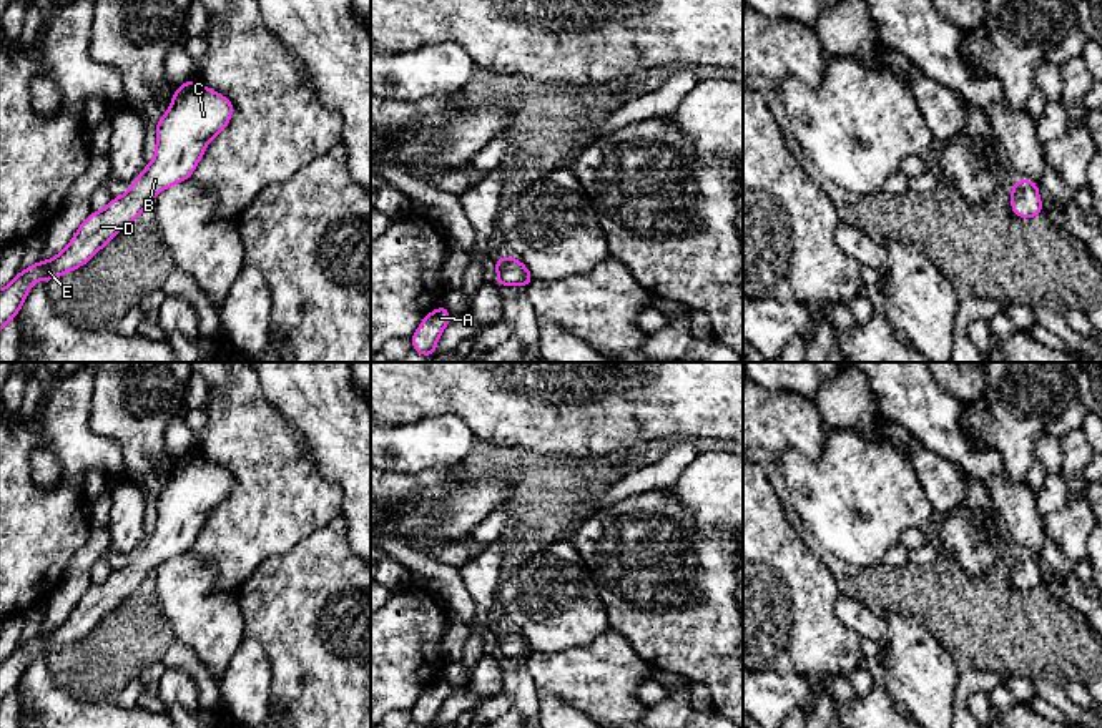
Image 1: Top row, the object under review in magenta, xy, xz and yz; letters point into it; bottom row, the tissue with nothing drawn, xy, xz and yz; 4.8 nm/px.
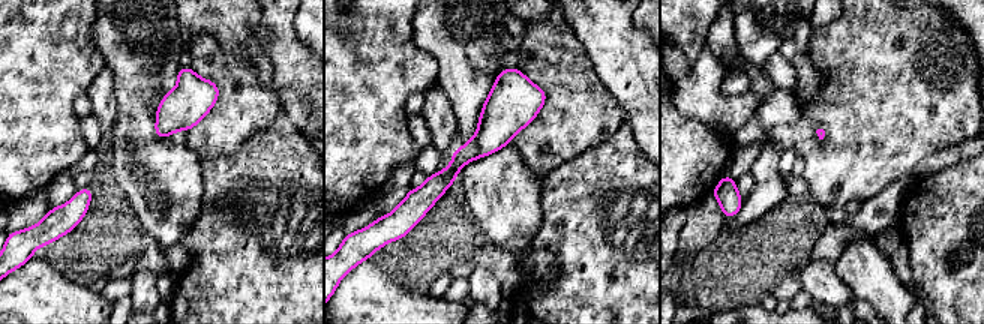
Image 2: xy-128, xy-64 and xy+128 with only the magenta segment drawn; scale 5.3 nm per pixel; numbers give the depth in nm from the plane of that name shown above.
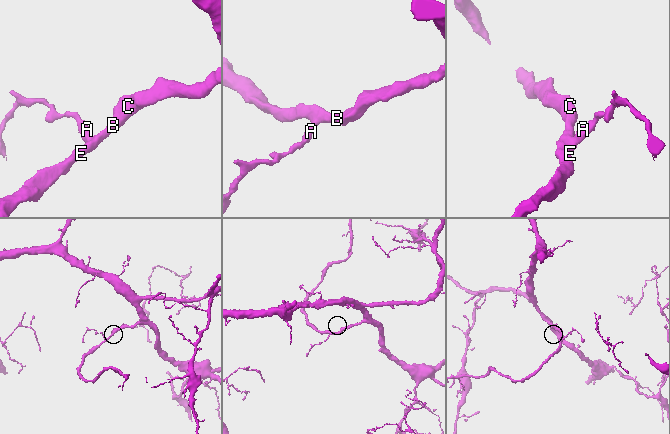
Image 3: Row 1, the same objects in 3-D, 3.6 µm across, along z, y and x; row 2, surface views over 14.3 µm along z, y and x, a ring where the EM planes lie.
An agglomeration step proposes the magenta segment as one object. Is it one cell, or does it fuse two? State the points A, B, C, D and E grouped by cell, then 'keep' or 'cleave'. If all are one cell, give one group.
A B C D E; keep

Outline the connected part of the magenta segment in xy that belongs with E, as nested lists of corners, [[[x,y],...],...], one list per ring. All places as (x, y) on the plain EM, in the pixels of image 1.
[[[193,450],[178,459],[170,482],[156,497],[155,530],[131,555],[130,563],[113,570],[103,583],[91,583],[60,627],[23,642],[0,662],[0,703],[17,690],[33,655],[48,655],[83,638],[135,593],[160,563],[188,552],[208,515],[228,499],[233,484],[226,469]]]

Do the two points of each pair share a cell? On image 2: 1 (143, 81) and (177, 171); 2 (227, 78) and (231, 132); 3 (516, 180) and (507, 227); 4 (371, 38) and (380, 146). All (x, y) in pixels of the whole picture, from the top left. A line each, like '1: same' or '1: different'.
1: same
2: same
3: same
4: same

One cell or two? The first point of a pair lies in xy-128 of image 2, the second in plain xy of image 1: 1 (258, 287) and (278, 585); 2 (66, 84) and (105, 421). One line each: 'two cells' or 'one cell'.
1: one cell
2: two cells

